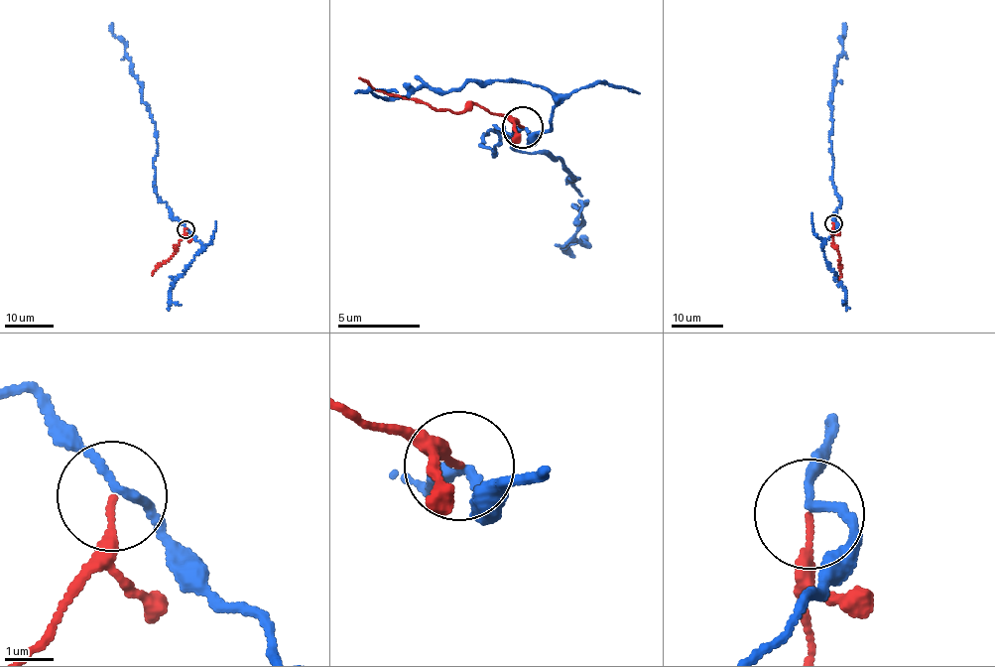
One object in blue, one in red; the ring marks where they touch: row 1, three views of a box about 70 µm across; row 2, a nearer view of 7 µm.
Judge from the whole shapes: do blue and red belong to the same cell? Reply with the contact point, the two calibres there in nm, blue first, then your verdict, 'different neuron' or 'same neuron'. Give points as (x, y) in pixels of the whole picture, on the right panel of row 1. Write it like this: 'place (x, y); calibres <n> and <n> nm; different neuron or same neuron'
place (833, 223); calibres 160 and 130 nm; different neuron

